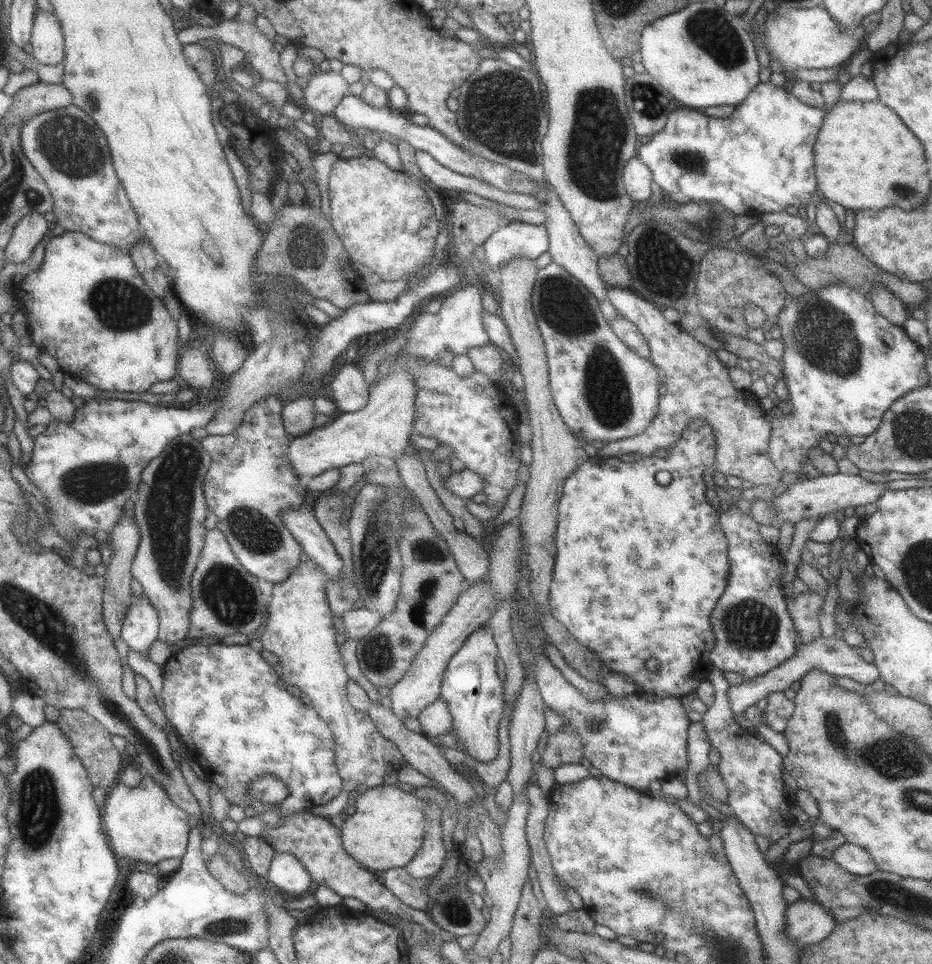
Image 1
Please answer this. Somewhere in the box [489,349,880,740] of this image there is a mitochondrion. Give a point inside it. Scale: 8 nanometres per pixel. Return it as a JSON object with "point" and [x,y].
{"point":[753,626]}

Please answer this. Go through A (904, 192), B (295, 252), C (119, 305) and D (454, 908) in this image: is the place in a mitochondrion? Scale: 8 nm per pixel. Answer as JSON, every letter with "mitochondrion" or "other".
{"A":"mitochondrion","B":"mitochondrion","C":"mitochondrion","D":"mitochondrion"}

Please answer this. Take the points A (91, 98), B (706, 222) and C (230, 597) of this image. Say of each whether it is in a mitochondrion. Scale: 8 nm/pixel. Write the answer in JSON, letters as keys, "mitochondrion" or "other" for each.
{"A":"mitochondrion","B":"mitochondrion","C":"mitochondrion"}

